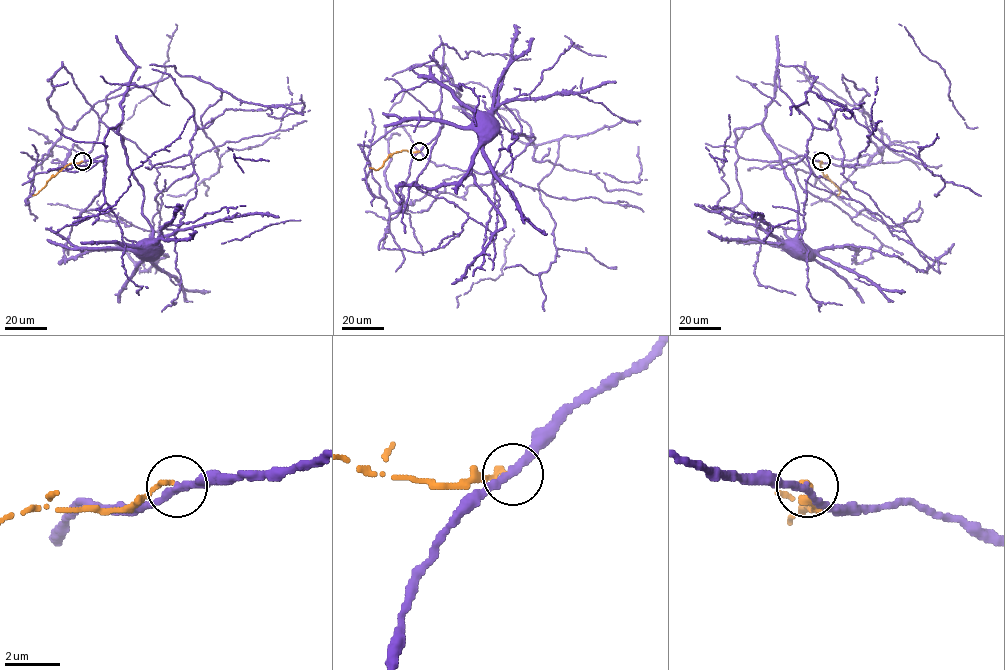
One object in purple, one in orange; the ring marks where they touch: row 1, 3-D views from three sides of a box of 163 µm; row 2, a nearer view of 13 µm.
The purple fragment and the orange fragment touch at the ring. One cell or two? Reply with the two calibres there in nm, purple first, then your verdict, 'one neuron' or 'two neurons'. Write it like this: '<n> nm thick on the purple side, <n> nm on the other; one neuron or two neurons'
280 nm thick on the purple side, 180 nm on the other; two neurons

